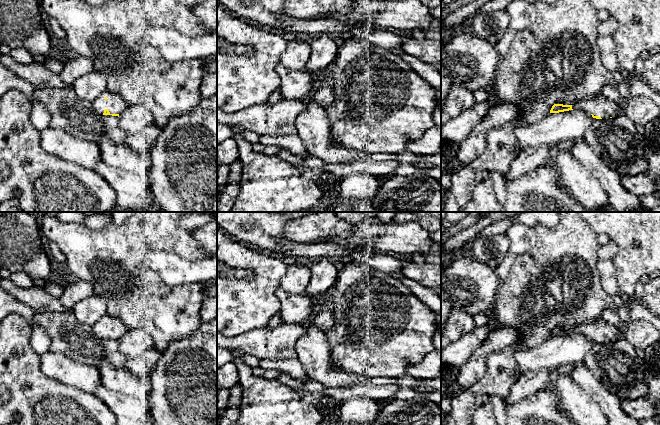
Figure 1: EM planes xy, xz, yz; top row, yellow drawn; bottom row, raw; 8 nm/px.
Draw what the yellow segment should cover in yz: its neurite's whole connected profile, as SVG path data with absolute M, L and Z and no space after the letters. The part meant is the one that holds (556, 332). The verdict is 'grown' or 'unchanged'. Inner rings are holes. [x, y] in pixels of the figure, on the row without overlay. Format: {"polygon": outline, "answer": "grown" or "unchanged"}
{"polygon": "M601 316L585 324L578 325L573 329L554 328L550 337L559 337L569 334L583 334L596 343L606 343L615 341L622 332L621 327L611 325Z", "answer": "grown"}

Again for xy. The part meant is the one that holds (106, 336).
{"polygon": "M108 314L93 324L92 329L100 338L118 341L128 330L123 322Z", "answer": "grown"}

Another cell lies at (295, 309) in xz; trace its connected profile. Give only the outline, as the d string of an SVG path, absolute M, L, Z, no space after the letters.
M281 288L275 291L275 295L281 304L280 315L283 323L307 325L306 322L313 312L313 303L310 298L292 295Z

